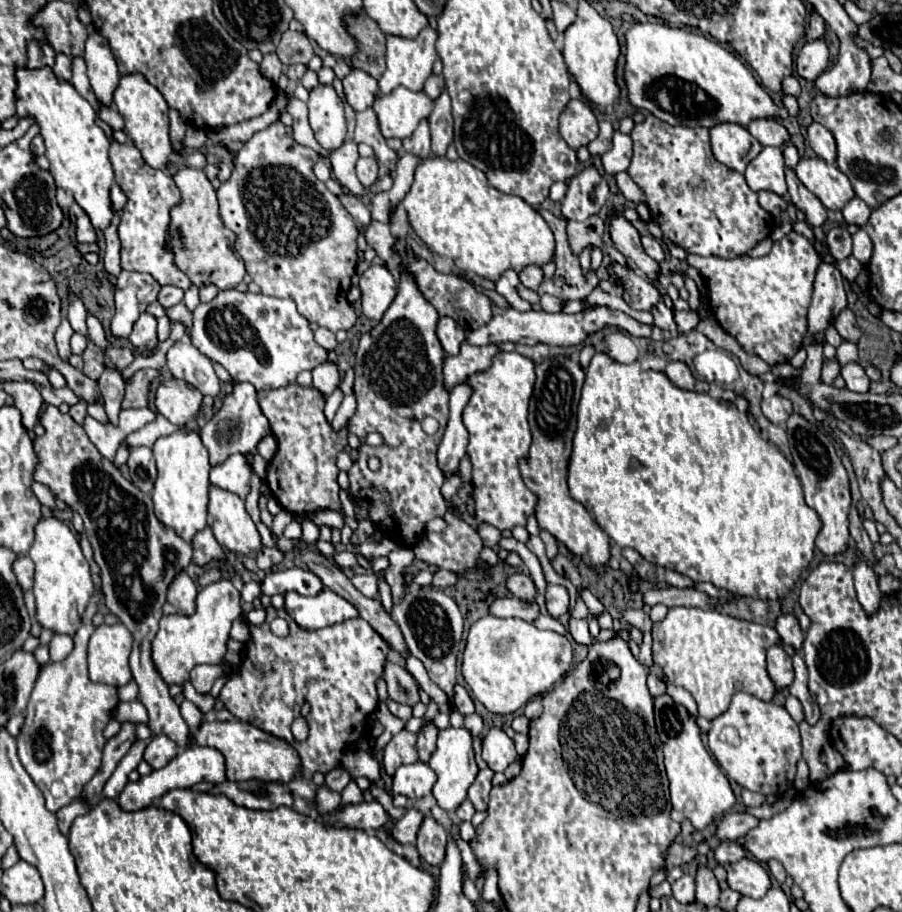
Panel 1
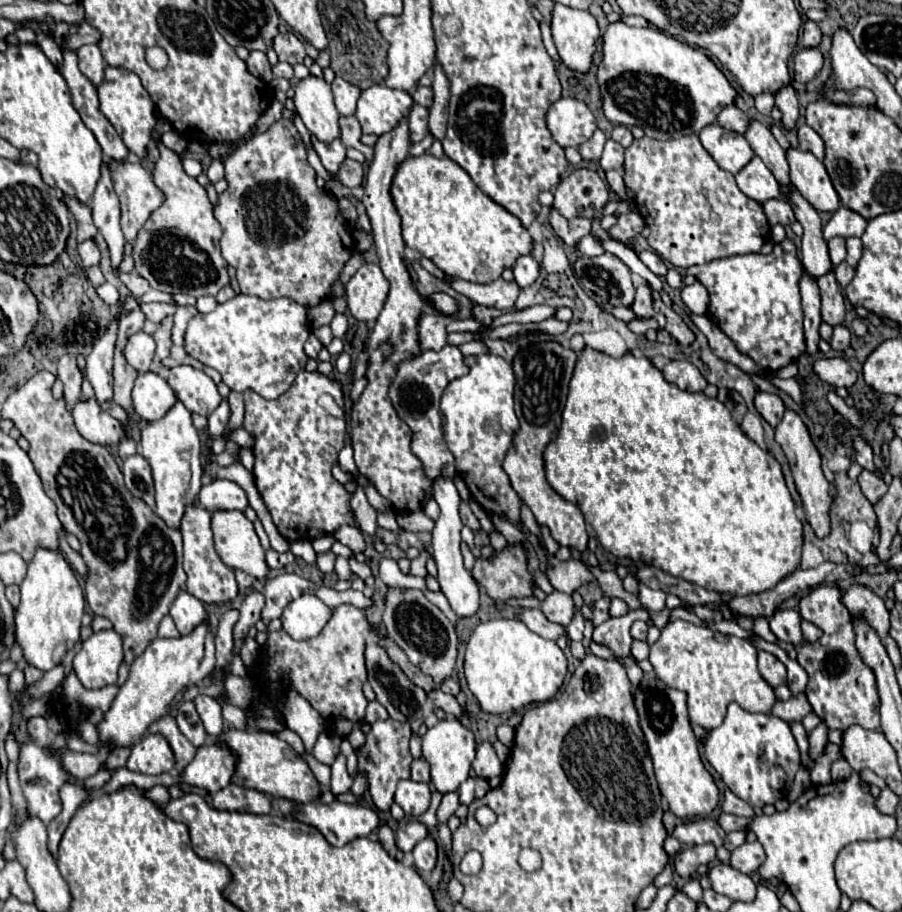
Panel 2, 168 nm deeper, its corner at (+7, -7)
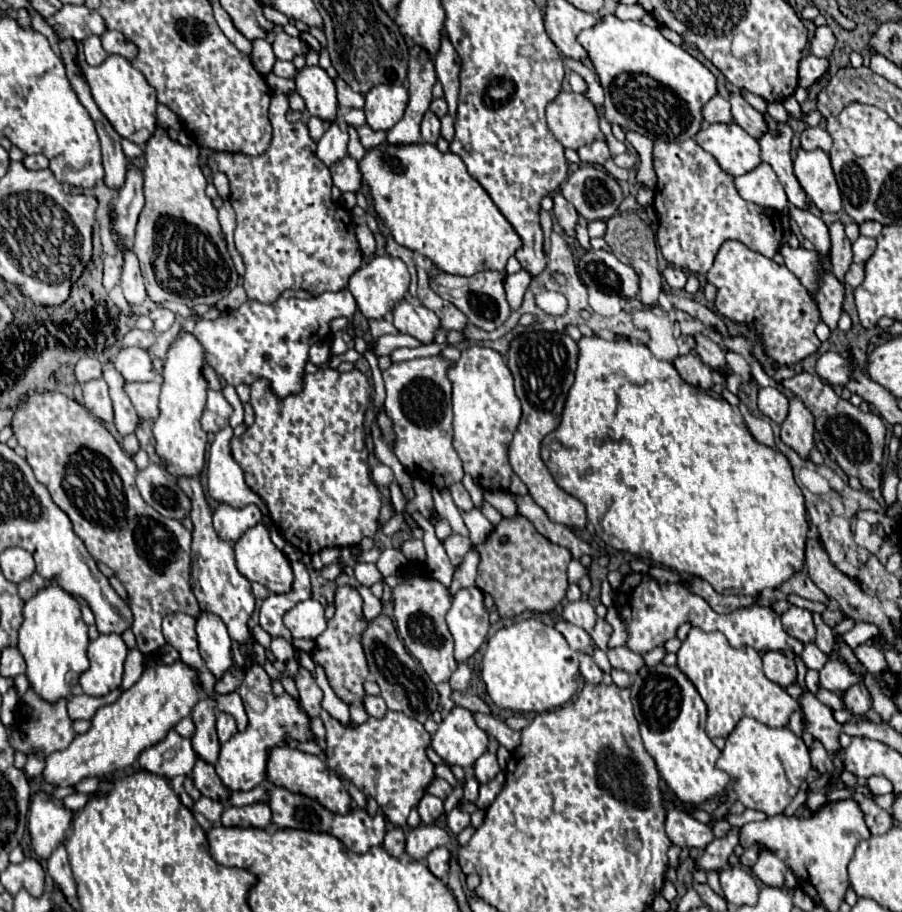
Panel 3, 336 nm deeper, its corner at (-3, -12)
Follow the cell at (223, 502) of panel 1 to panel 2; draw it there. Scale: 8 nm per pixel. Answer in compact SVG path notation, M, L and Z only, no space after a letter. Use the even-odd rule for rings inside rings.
M218 511L212 515L212 531L214 531L214 543L220 559L230 569L240 569L248 573L254 579L266 579L270 573L270 567L266 565L266 551L260 545L260 539L254 531L252 521L246 519L242 511Z

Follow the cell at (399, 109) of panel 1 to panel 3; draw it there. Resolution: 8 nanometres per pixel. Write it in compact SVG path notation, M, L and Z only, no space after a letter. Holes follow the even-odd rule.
M376 86L366 96L366 120L372 130L388 132L408 106L408 90L404 86Z

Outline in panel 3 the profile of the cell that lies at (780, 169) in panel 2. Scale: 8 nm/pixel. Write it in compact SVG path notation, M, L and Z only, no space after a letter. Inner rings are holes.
M732 94L730 98L730 104L732 104L732 118L734 122L744 128L752 138L760 138L760 134L764 134L764 116L754 110L742 96L738 94Z

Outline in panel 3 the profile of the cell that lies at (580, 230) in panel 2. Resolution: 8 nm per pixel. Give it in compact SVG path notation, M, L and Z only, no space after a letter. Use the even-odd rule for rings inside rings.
M560 192L554 194L554 216L556 216L558 224L564 228L564 232L568 236L576 238L576 226L578 226L580 216L578 216L576 208L568 200L564 200L564 196Z

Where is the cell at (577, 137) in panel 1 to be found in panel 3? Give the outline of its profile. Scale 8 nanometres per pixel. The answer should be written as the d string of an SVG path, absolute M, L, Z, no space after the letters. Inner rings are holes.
M560 92L546 108L548 128L564 148L578 150L580 146L604 140L598 126L598 112L588 98L576 92Z

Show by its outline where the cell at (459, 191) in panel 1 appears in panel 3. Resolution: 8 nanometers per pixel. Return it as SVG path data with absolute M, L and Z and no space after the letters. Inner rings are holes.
M386 142L368 150L360 160L362 182L370 186L374 208L380 220L392 230L394 240L426 258L430 258L442 272L472 276L484 270L504 272L506 262L514 256L522 238L516 234L512 224L502 216L486 190L468 174L460 156L446 152L442 154L434 144L412 144L412 146L388 146Z

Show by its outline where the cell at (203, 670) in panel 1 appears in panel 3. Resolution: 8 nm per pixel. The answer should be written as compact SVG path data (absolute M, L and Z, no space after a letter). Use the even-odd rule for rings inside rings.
M220 712L218 718L216 718L216 730L218 730L220 742L224 744L230 736L236 734L236 720L234 720L234 716L226 714L226 712Z

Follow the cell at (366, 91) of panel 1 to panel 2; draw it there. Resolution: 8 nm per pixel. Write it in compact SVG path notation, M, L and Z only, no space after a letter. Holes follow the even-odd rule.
M336 77L332 81L332 91L334 91L334 105L340 115L354 115L356 111L356 101L360 97L360 89L344 81L342 77Z

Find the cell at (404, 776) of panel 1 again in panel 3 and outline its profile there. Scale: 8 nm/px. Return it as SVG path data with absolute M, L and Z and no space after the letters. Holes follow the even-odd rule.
M428 792L420 798L420 802L418 802L416 808L418 808L420 820L422 820L424 824L436 824L436 822L438 822L438 816L440 816L442 810L444 810L442 800L436 798L436 796L432 796L432 794L428 794Z

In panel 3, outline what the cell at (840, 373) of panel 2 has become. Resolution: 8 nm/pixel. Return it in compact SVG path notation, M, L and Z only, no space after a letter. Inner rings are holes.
M826 352L818 358L816 372L822 380L826 380L830 386L846 386L848 378L852 376L850 362L842 358L836 352Z

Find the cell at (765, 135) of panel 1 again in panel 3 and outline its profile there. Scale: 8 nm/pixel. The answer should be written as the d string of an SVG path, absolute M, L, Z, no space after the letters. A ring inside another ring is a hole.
M716 94L702 110L704 120L708 124L732 124L732 112L730 112L730 102L724 94Z

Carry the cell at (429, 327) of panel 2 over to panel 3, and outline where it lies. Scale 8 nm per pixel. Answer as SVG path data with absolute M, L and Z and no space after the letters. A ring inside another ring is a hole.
M402 300L394 308L394 326L402 334L410 334L422 344L432 344L434 334L440 328L440 318L418 302Z

